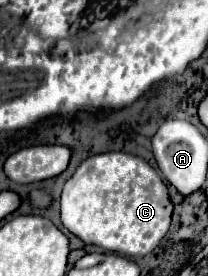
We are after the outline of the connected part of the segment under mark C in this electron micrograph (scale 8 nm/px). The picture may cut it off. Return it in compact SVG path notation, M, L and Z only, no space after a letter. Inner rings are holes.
M110 151L88 157L80 163L76 173L64 183L62 189L62 225L82 239L86 245L98 245L104 251L128 255L128 257L144 257L148 255L160 239L168 233L172 221L172 201L168 197L168 189L160 175L138 155L124 153L124 151Z

